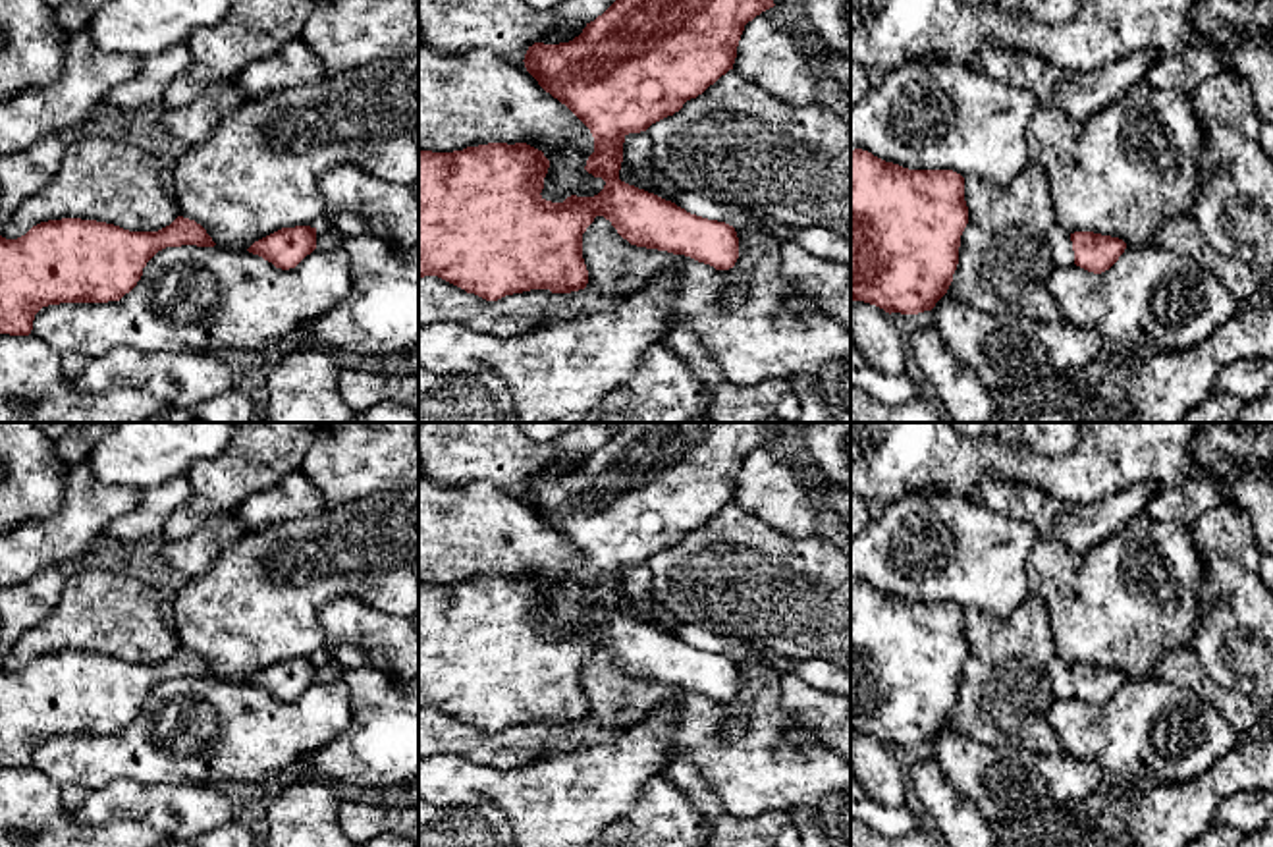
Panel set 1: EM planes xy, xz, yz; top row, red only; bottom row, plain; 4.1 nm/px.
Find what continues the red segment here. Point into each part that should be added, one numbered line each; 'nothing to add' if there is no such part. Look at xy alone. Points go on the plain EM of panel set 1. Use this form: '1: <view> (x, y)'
nothing to add

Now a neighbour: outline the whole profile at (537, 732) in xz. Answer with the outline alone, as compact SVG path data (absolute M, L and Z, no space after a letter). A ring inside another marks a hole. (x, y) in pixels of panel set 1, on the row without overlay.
M419 710L419 764L430 756L455 754L486 768L519 768L546 751L550 722L530 722L486 733L438 710Z

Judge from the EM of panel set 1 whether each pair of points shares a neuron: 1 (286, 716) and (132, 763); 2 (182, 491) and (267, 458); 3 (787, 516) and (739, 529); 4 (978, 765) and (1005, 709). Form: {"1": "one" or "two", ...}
{"1": "one", "2": "two", "3": "two", "4": "two"}

